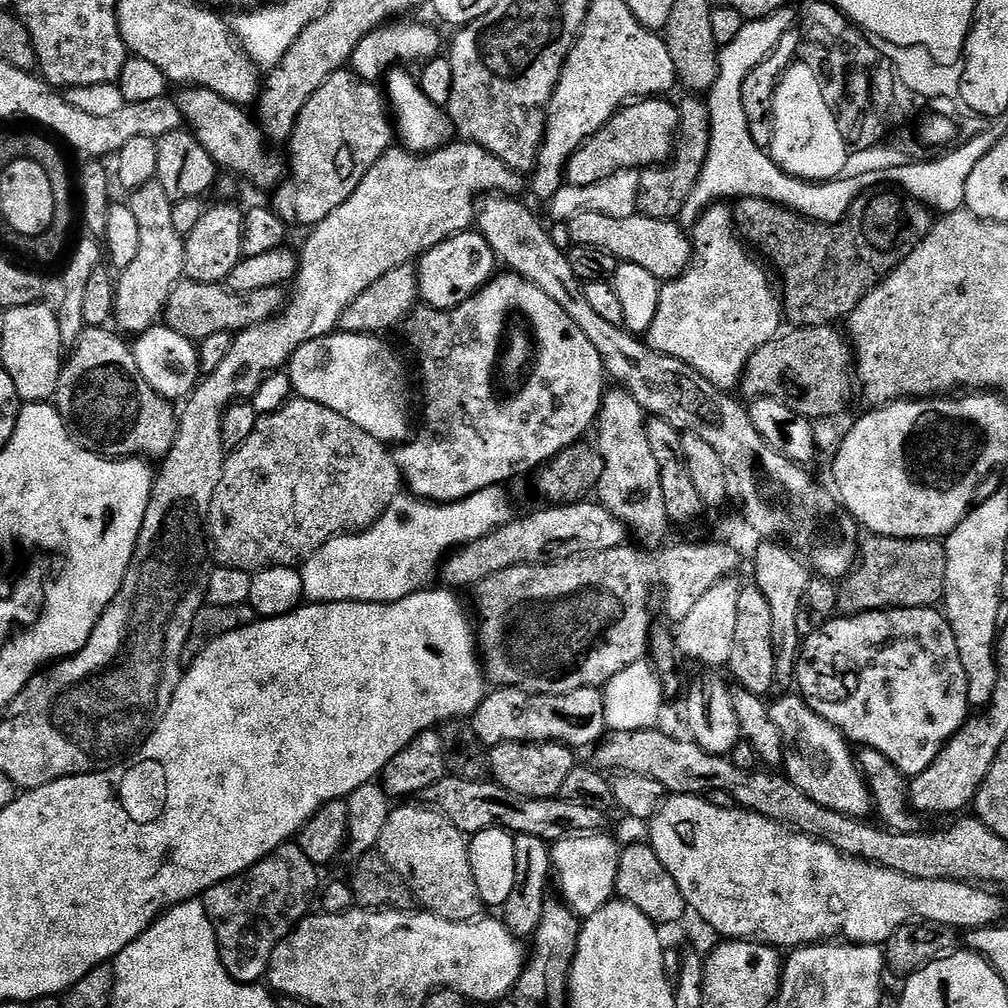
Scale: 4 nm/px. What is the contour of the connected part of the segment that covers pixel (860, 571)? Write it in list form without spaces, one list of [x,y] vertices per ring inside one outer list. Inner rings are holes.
[[[869,535],[858,563],[839,585],[839,611],[845,616],[887,608],[931,608],[944,598],[946,550],[940,540],[907,540]]]

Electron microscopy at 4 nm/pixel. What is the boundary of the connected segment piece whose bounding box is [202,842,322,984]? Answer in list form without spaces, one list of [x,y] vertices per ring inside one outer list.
[[[289,842],[242,874],[218,882],[204,893],[202,903],[214,926],[216,944],[220,948],[220,961],[222,966],[226,966],[226,974],[230,978],[234,978],[239,984],[260,984],[267,977],[274,950],[313,911],[314,901],[322,884],[322,880],[316,877],[316,872],[317,865],[312,864],[306,854],[302,854],[299,843]]]

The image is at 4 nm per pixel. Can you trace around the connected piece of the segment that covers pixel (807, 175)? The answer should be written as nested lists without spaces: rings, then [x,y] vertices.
[[[802,60],[792,63],[777,86],[773,108],[774,140],[768,149],[772,160],[800,180],[839,179],[849,160],[850,147],[844,140],[841,121],[830,106],[819,71]]]

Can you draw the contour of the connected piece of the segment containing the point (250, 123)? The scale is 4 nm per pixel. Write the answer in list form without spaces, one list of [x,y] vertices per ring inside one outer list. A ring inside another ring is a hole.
[[[185,87],[178,96],[180,112],[184,115],[184,123],[194,133],[196,140],[214,158],[214,162],[224,170],[229,170],[237,177],[245,176],[252,184],[260,188],[275,189],[285,179],[286,160],[268,152],[269,141],[266,139],[259,123],[251,115],[248,116],[241,105],[230,102],[214,90]]]

